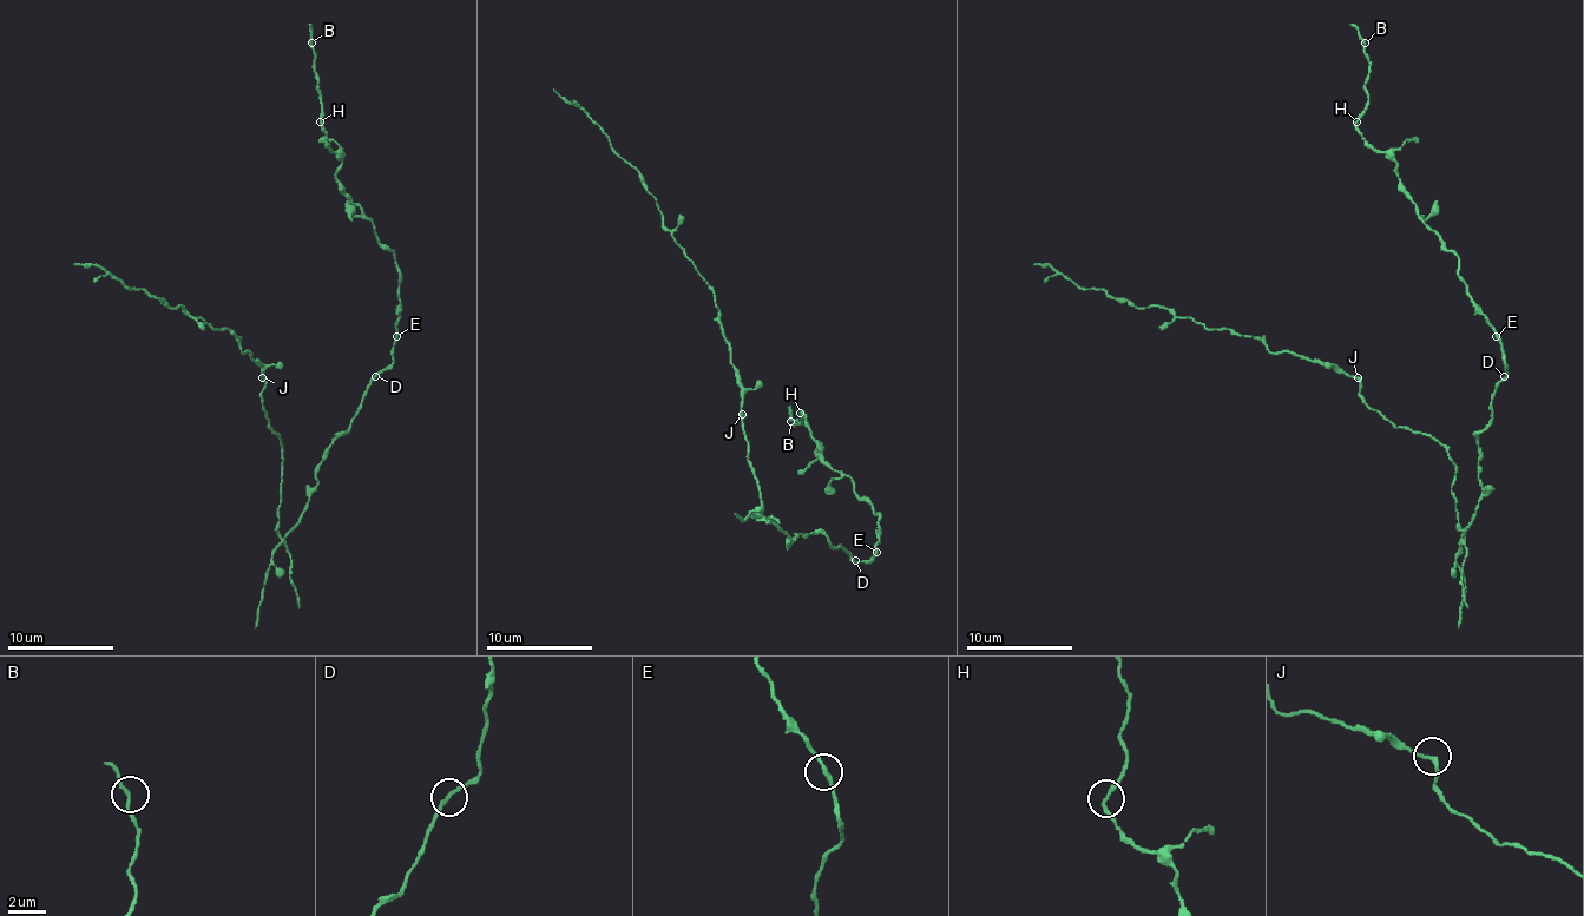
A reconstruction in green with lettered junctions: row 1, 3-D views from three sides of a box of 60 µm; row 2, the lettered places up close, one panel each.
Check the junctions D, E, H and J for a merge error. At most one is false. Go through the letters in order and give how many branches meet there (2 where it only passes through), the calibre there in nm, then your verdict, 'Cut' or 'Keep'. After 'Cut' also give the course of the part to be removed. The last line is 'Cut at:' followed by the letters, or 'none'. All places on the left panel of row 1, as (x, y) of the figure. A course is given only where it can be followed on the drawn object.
D: Branches: 2. Thickness 190 nm. Keep
E: Branches: 2. Thickness 190 nm. Keep
H: Branches: 2. Thickness 200 nm. Keep
J: Branches: 2. Thickness 190 nm. Keep
Cut at: none

